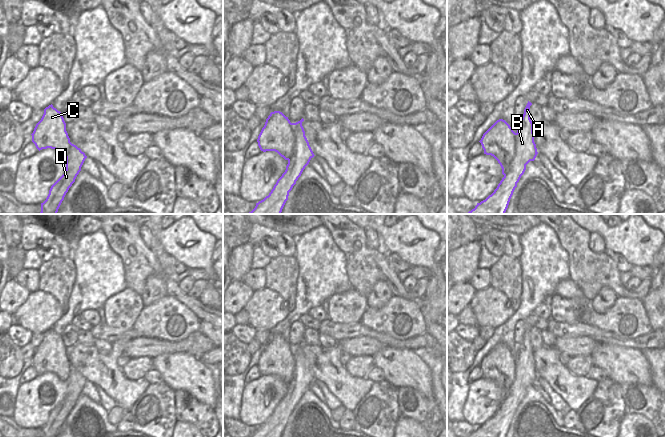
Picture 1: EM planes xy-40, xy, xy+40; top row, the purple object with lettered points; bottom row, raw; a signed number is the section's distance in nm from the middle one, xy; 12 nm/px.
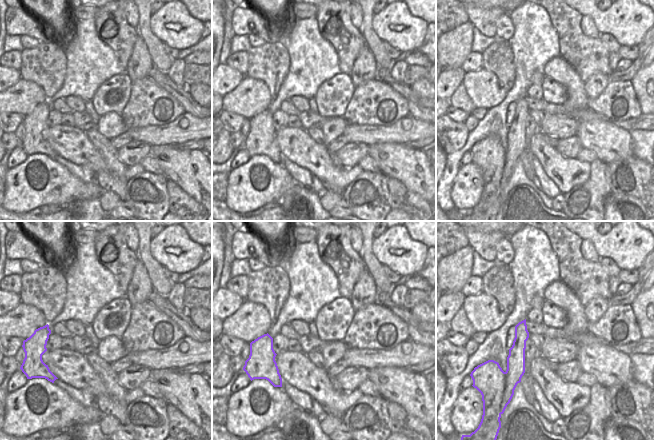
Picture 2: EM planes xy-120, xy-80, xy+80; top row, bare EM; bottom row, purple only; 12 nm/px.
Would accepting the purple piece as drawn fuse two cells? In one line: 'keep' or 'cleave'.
cleave

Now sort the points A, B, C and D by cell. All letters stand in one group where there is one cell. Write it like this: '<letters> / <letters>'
A B D / C

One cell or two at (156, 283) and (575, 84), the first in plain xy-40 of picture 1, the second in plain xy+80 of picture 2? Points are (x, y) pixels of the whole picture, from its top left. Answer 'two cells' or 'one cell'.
two cells

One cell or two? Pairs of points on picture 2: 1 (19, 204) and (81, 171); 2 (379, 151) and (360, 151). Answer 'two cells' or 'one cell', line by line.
1: two cells
2: two cells

